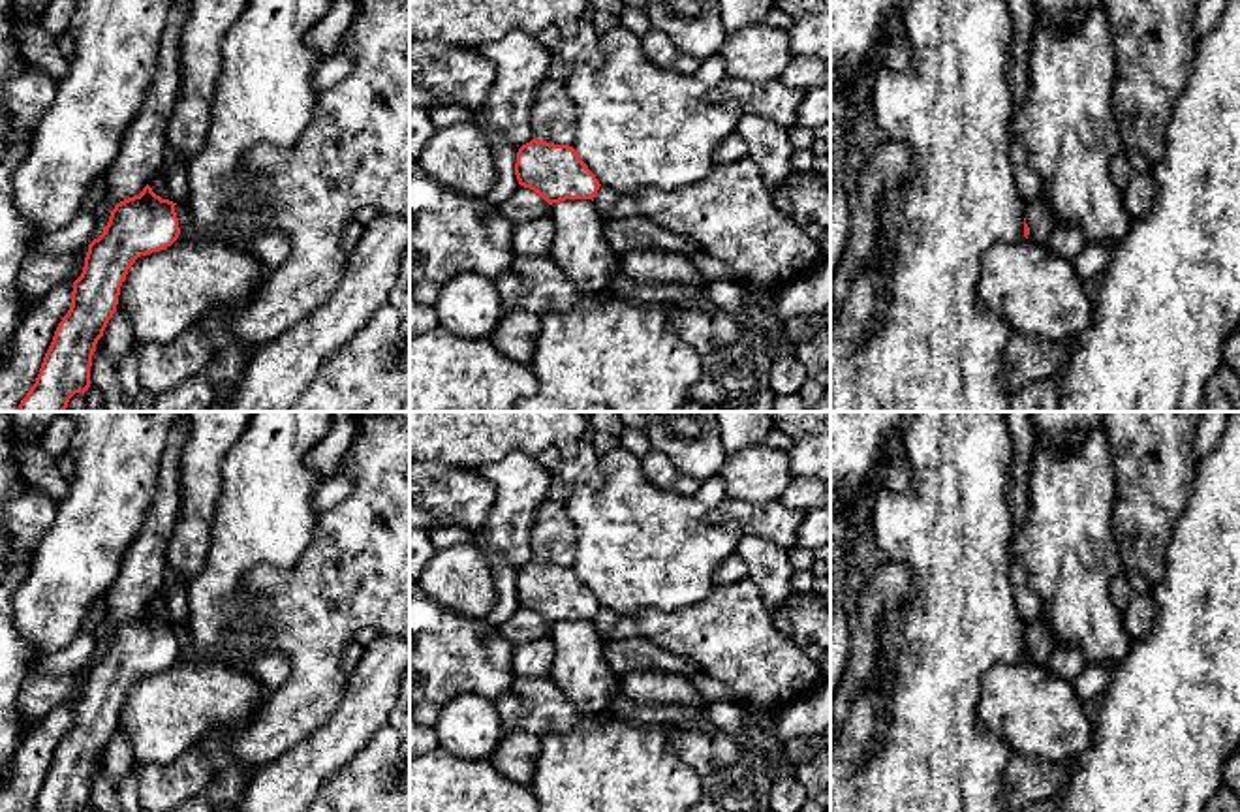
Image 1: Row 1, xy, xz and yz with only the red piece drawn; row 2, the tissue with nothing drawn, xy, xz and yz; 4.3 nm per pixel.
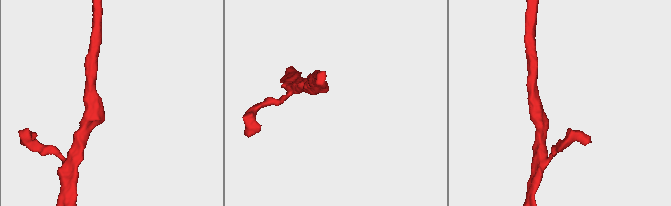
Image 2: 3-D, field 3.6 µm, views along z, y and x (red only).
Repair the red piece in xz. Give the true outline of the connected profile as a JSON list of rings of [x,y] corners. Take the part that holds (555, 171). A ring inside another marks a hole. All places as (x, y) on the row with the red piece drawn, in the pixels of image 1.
[[[532,139],[517,152],[515,175],[520,186],[539,194],[549,205],[566,199],[592,199],[599,180],[569,145]]]

